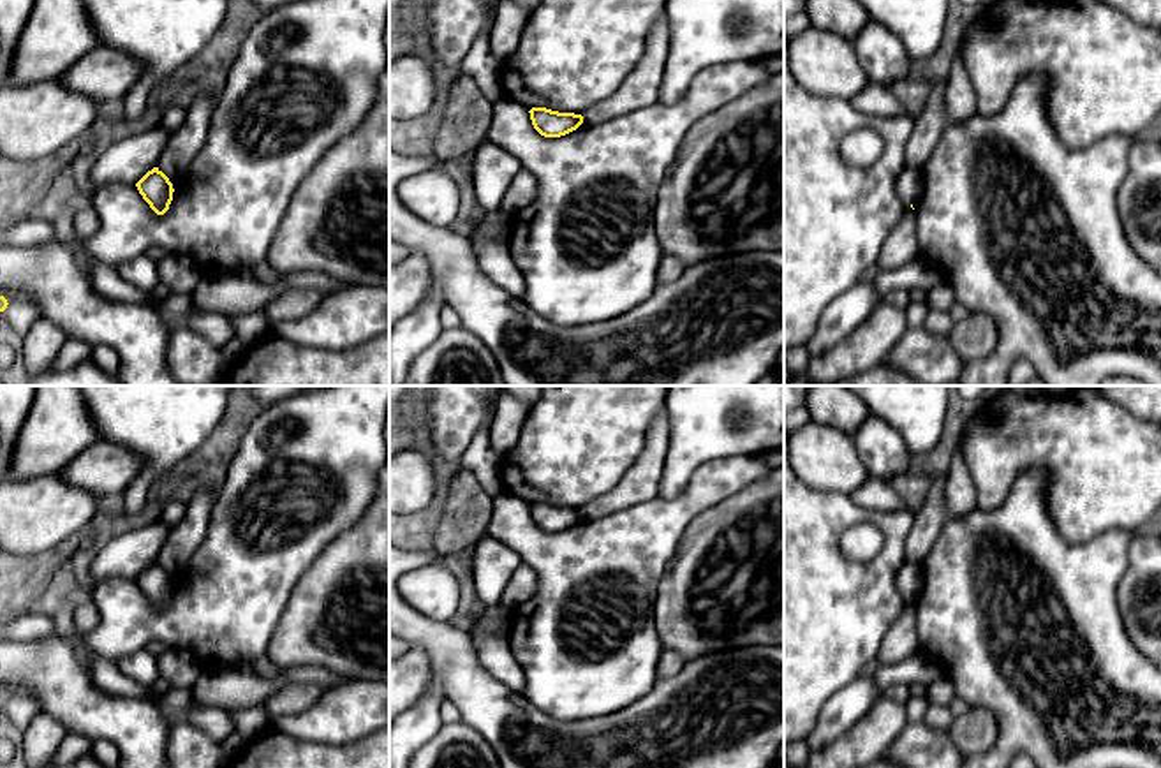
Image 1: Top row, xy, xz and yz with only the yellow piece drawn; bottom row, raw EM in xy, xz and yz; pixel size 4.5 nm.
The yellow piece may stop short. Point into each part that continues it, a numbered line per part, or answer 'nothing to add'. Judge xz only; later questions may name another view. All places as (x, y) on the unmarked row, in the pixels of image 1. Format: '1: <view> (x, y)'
nothing to add

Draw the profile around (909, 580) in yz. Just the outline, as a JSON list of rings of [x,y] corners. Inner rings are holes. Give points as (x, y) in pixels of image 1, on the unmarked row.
[[[906,560],[897,574],[897,587],[906,601],[911,601],[923,588],[923,569]]]

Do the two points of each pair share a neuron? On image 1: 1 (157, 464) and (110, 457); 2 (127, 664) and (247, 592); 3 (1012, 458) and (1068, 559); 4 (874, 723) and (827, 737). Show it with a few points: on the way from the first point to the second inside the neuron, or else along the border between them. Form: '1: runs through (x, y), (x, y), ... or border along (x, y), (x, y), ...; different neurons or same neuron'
1: border along (108, 441), (143, 462), (122, 492); different neurons
2: border along (145, 647), (122, 656), (115, 663); different neurons
3: border along (1049, 471), (1027, 469), (998, 508); different neurons
4: border along (876, 700), (855, 724), (821, 749); different neurons

